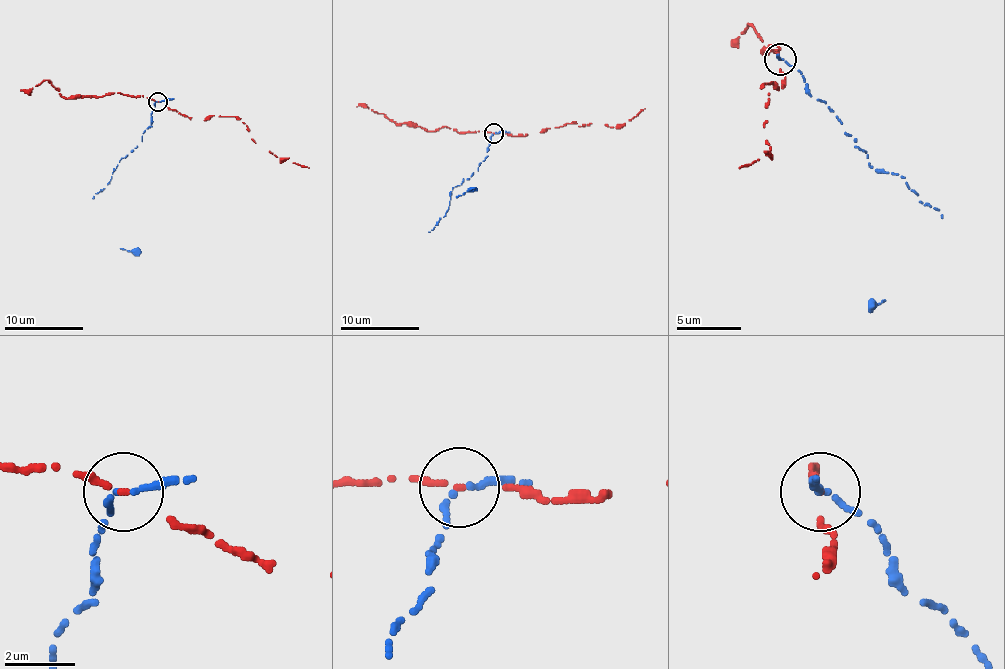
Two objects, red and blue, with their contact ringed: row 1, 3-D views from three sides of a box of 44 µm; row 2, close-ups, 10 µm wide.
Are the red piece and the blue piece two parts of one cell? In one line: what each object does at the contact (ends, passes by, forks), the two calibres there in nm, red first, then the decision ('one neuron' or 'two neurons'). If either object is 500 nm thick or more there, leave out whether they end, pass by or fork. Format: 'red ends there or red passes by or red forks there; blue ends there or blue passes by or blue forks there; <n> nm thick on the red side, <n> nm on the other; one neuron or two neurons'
red passes by; blue ends there; 90 nm thick on the red side, 200 nm on the other; two neurons

